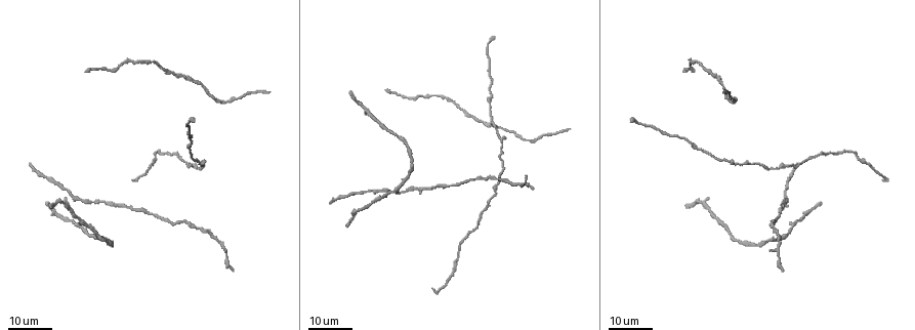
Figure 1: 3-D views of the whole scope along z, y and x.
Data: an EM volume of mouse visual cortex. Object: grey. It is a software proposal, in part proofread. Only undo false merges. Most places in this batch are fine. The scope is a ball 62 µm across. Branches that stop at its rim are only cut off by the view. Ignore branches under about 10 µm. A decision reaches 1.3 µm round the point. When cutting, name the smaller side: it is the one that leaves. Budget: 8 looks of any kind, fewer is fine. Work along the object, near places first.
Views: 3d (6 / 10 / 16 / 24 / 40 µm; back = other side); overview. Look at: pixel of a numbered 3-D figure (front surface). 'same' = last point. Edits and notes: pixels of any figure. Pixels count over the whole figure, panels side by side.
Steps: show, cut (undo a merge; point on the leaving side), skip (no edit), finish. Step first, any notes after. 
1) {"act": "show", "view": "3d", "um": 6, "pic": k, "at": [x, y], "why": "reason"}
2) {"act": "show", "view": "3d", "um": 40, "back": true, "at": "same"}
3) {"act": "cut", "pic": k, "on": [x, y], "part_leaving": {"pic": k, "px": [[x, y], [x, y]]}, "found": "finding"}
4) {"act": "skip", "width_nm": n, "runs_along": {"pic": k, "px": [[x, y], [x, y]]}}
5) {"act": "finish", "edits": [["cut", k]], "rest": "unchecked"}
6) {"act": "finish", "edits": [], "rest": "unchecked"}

{"act": "show", "view": "3d", "um": 24, "pic": 1, "at": [201, 165], "why": "three-way junction"}

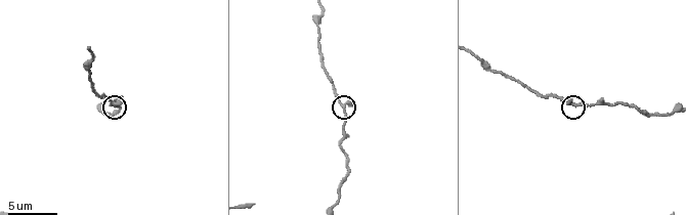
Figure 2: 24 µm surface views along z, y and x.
{"act": "show", "view": "3d", "um": 10, "pic": 2, "at": [112, 103]}

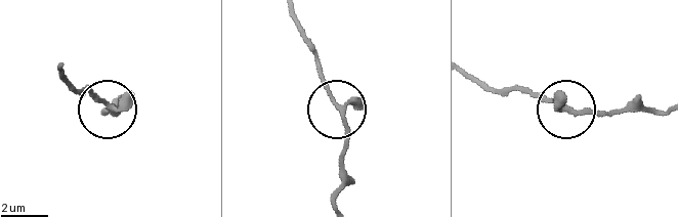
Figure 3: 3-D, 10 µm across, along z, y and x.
{"act": "skip", "arms": 3, "found": "one cell here"}

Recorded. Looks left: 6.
{"act": "show", "view": "3d", "um": 24, "pic": 1, "at": [186, 220]}

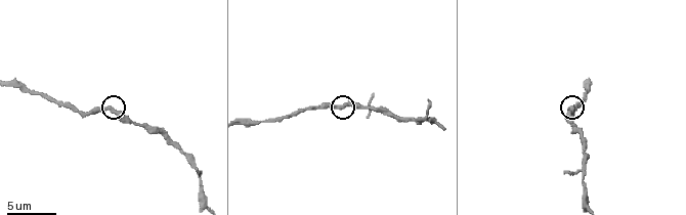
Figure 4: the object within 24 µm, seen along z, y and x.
{"act": "show", "view": "3d", "um": 6, "pic": 4, "at": [338, 108], "why": "closer look"}

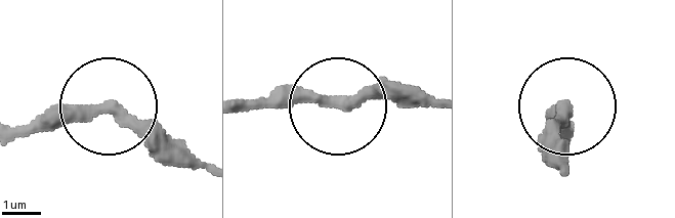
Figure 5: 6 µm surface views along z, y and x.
{"act": "skip", "side_arm_um": 72, "runs_along": {"pic": 5, "px": [[113, 102], [54, 108], [14, 128]]}, "found": "one cell here"}

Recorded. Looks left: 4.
{"act": "show", "view": "3d", "um": 10, "pic": 4, "at": [584, 167], "why": "thin arm on a thick one"}

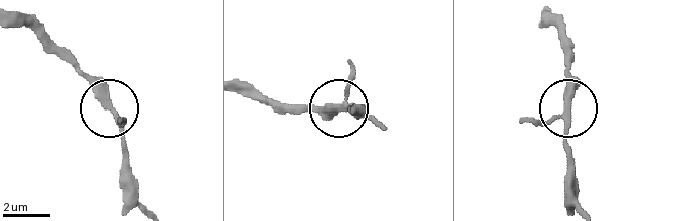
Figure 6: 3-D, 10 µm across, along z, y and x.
{"act": "show", "view": "3d", "um": 10, "back": true, "pic": 6, "at": [336, 106]}

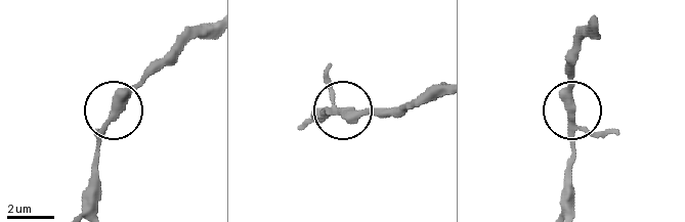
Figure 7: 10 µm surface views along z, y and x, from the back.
{"act": "skip", "runs_along": {"pic": 7, "px": [[591, 21], [575, 54], [569, 95], [569, 181]]}, "found": "continuous, no second cell"}

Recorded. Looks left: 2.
{"act": "show", "view": "3d", "um": 16, "pic": 1, "at": [712, 75], "why": "a narrow waist"}

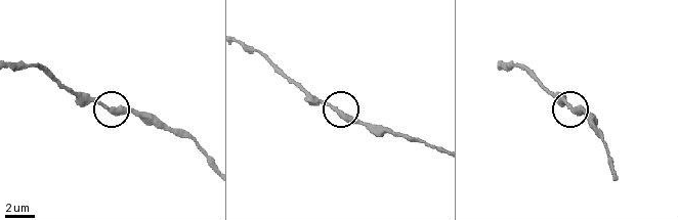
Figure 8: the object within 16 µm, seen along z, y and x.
{"act": "show", "view": "3d", "um": 6, "pic": 8, "at": [334, 108]}

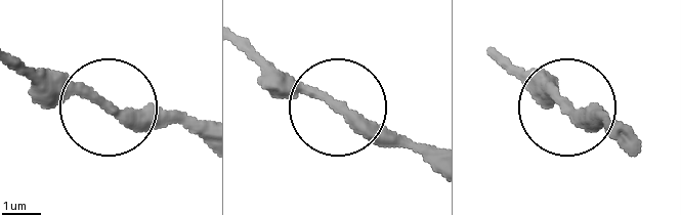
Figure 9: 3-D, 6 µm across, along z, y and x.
{"act": "skip", "width_nm": 280, "found": "all the same cell"}

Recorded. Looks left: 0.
{"act": "finish", "edits": [], "rest": "unchecked"}

